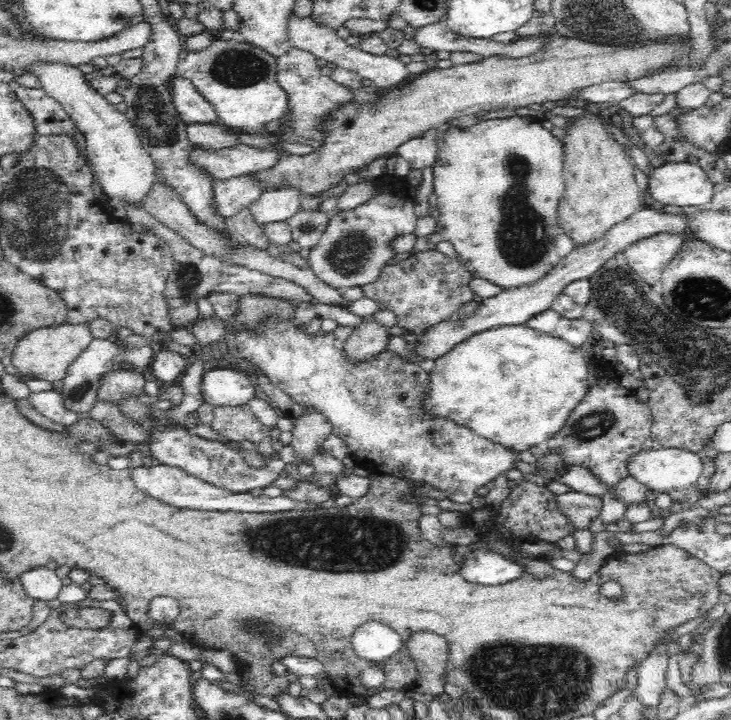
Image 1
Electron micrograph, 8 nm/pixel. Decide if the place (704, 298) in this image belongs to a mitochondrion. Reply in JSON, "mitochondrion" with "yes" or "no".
{"mitochondrion":"yes"}

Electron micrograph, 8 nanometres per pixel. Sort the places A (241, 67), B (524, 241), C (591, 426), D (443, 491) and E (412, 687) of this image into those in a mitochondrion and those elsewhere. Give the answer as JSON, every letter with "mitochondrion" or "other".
{"A":"mitochondrion","B":"mitochondrion","C":"mitochondrion","D":"other","E":"other"}

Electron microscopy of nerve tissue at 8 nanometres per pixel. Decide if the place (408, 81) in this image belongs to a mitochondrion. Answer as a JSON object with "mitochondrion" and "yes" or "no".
{"mitochondrion":"no"}

